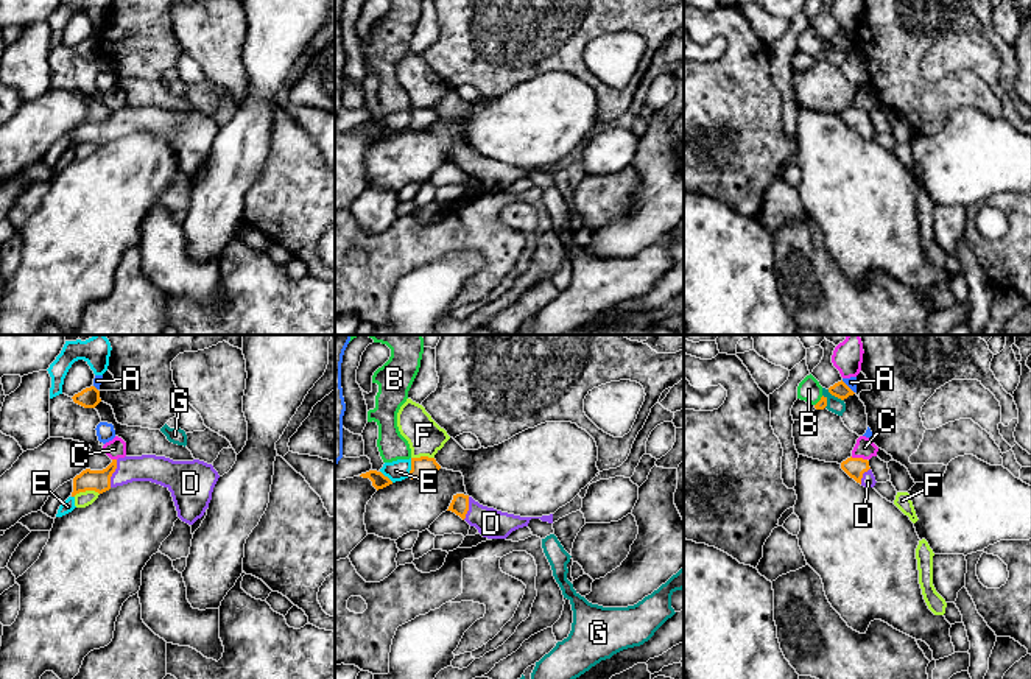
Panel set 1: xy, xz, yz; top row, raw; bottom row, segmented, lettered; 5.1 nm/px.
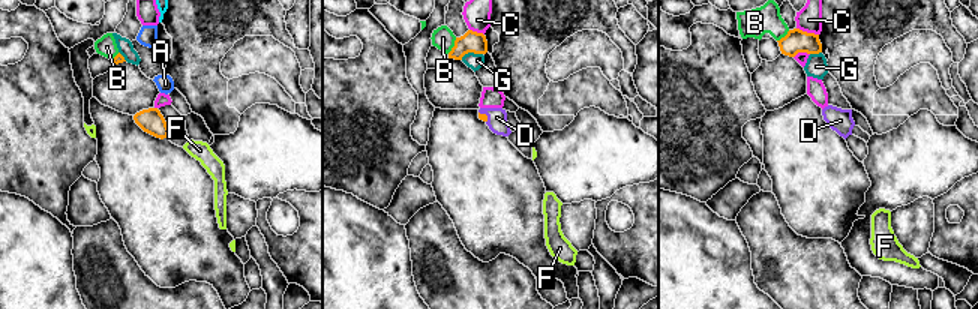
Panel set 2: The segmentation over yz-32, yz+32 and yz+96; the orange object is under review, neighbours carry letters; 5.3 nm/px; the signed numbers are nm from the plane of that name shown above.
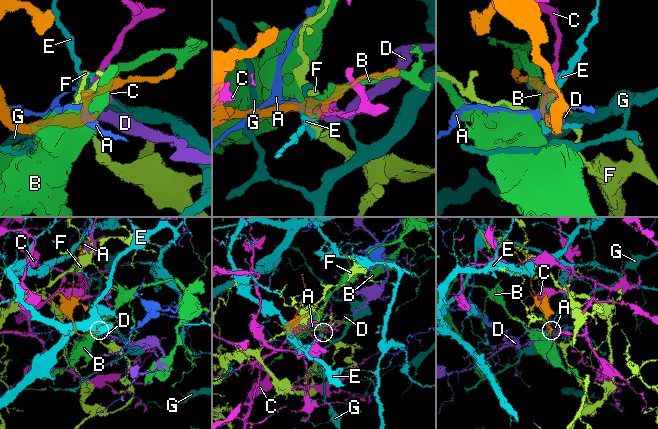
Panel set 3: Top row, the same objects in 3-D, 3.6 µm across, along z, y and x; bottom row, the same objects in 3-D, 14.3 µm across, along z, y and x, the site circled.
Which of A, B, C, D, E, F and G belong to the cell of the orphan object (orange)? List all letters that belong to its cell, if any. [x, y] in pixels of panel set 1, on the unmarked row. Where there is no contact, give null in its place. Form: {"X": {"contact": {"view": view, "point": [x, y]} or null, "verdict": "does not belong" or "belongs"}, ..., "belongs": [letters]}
{"A": {"contact": {"view": "yz", "point": [848, 38]}, "verdict": "does not belong"}, "B": {"contact": {"view": "yz", "point": [819, 52]}, "verdict": "does not belong"}, "C": {"contact": {"view": "yz", "point": [858, 109]}, "verdict": "does not belong"}, "D": {"contact": {"view": "xy", "point": [112, 123]}, "verdict": "belongs"}, "E": {"contact": {"view": "xz", "point": [411, 119]}, "verdict": "does not belong"}, "F": {"contact": {"view": "xy", "point": [86, 140]}, "verdict": "does not belong"}, "G": {"contact": {"view": "yz", "point": [835, 47]}, "verdict": "does not belong"}, "belongs": ["D"]}

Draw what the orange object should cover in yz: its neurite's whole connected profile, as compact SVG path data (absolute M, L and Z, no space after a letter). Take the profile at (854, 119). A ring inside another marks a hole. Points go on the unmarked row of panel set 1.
M850 107L841 114L841 120L864 139L874 139L877 134L867 111Z

